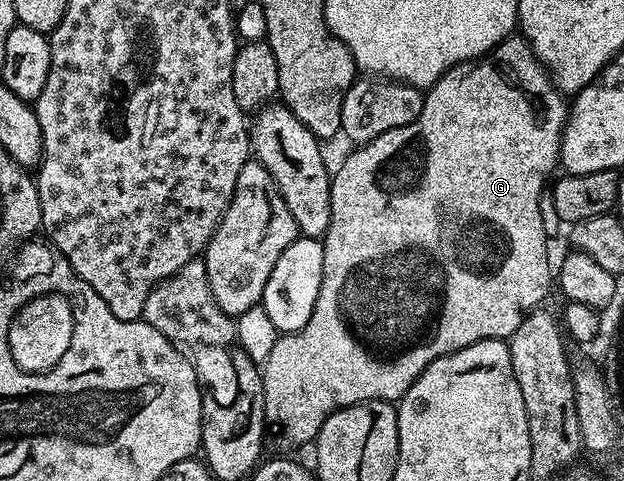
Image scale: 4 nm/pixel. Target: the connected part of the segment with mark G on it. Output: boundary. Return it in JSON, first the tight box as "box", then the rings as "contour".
{"box":[260,36,567,452],"contour":[[[510,36],[510,37],[507,37],[507,38],[504,38],[504,39],[503,39],[503,40],[502,40],[502,41],[501,41],[501,42],[500,42],[500,43],[499,43],[499,45],[497,45],[497,47],[495,47],[495,49],[494,49],[494,50],[491,50],[491,51],[489,51],[489,53],[488,53],[488,55],[487,55],[487,56],[486,56],[486,57],[483,57],[483,58],[474,58],[474,59],[473,59],[473,61],[472,61],[472,62],[461,62],[461,63],[460,63],[460,64],[458,64],[458,66],[453,66],[453,67],[452,67],[452,68],[450,68],[450,69],[449,69],[449,70],[448,70],[448,71],[447,71],[447,73],[446,73],[446,74],[445,74],[445,75],[444,75],[444,76],[443,76],[443,77],[441,77],[441,79],[439,79],[439,81],[438,81],[438,82],[437,82],[437,83],[435,83],[435,85],[433,85],[433,86],[431,86],[431,87],[428,87],[428,89],[426,89],[426,90],[425,90],[425,91],[424,91],[424,96],[425,96],[425,103],[424,103],[424,104],[423,104],[423,112],[419,112],[419,116],[418,116],[418,117],[417,117],[417,118],[416,118],[416,119],[415,119],[415,120],[411,120],[411,121],[410,121],[410,122],[409,122],[409,123],[407,123],[407,124],[406,124],[406,125],[405,125],[405,126],[400,126],[400,127],[399,127],[399,128],[391,128],[391,129],[390,129],[390,130],[388,130],[388,131],[387,131],[387,132],[383,132],[383,136],[375,136],[375,140],[371,140],[371,141],[370,141],[370,142],[367,142],[367,143],[364,143],[364,144],[361,144],[361,145],[358,145],[358,146],[357,146],[357,147],[356,147],[356,148],[353,148],[353,151],[351,151],[351,152],[350,152],[350,154],[349,154],[349,155],[347,155],[347,156],[346,156],[346,158],[345,158],[345,159],[343,159],[343,160],[342,160],[342,162],[341,162],[341,167],[339,167],[339,168],[338,168],[338,170],[336,170],[336,169],[334,169],[334,170],[333,170],[333,171],[332,171],[332,174],[331,174],[331,181],[330,181],[330,184],[329,184],[329,191],[330,191],[330,192],[331,192],[331,220],[330,220],[330,221],[329,221],[329,227],[328,227],[328,228],[327,228],[327,229],[326,229],[326,230],[325,230],[325,236],[324,236],[324,239],[323,239],[323,241],[322,241],[322,242],[321,242],[321,247],[322,247],[322,248],[323,248],[323,280],[322,280],[322,281],[321,281],[321,283],[320,283],[320,284],[319,284],[319,300],[315,300],[315,308],[314,308],[314,309],[313,309],[313,311],[312,311],[312,312],[311,312],[311,320],[307,320],[307,324],[303,324],[303,328],[299,328],[299,329],[298,329],[298,330],[296,330],[296,331],[295,331],[295,332],[291,332],[291,333],[290,333],[290,334],[281,334],[281,335],[280,335],[280,337],[278,337],[278,340],[277,340],[277,343],[276,343],[276,344],[275,344],[275,348],[271,348],[271,356],[267,356],[267,360],[266,360],[266,361],[265,361],[265,362],[264,362],[264,363],[263,363],[263,365],[262,365],[262,366],[261,366],[261,367],[260,367],[260,371],[261,371],[261,379],[262,379],[262,380],[263,380],[263,392],[264,392],[264,393],[265,393],[265,424],[266,424],[266,427],[267,427],[267,434],[268,434],[268,437],[269,437],[269,438],[270,438],[270,439],[271,439],[271,442],[272,442],[272,438],[273,438],[273,442],[274,442],[274,444],[275,444],[275,445],[277,445],[277,446],[278,446],[278,448],[279,448],[279,449],[281,449],[281,450],[278,450],[278,451],[281,451],[281,452],[293,452],[293,451],[289,451],[289,450],[293,450],[293,449],[295,449],[295,448],[296,448],[296,446],[305,446],[305,445],[307,445],[307,444],[308,444],[308,442],[309,442],[309,445],[310,445],[310,443],[312,443],[312,442],[313,442],[313,441],[314,441],[314,439],[316,439],[316,436],[317,436],[317,433],[318,433],[318,432],[319,432],[319,428],[323,428],[323,424],[324,424],[324,423],[325,423],[325,421],[326,421],[326,420],[327,420],[327,416],[331,416],[331,415],[332,415],[332,414],[333,414],[333,412],[334,412],[334,410],[341,410],[341,409],[342,409],[342,408],[343,408],[343,407],[345,407],[345,406],[354,406],[354,405],[355,405],[355,404],[359,404],[359,403],[360,403],[360,402],[372,402],[372,401],[374,401],[374,402],[392,402],[392,403],[396,403],[396,402],[397,402],[397,401],[398,401],[398,400],[400,400],[400,398],[401,398],[401,397],[403,397],[403,395],[405,395],[405,393],[406,393],[406,392],[407,392],[407,388],[411,388],[411,384],[415,384],[415,380],[416,380],[416,379],[417,379],[417,378],[418,378],[418,376],[420,376],[420,374],[422,374],[422,373],[423,373],[423,371],[424,371],[424,370],[426,370],[426,368],[428,368],[428,366],[430,366],[430,364],[432,364],[432,362],[434,362],[434,361],[435,361],[435,360],[439,360],[439,359],[440,359],[440,358],[442,358],[442,357],[443,357],[443,356],[447,356],[447,355],[448,355],[448,354],[450,354],[450,353],[451,353],[451,352],[455,352],[455,351],[456,351],[456,350],[458,350],[458,349],[459,349],[459,348],[467,348],[467,347],[468,347],[468,346],[470,346],[470,345],[471,345],[471,344],[475,344],[475,343],[476,343],[476,342],[478,342],[478,341],[479,341],[479,340],[487,340],[487,339],[488,339],[488,338],[499,338],[499,339],[502,339],[502,340],[508,340],[508,339],[510,339],[510,338],[512,338],[512,337],[513,337],[513,334],[514,334],[514,332],[515,332],[515,331],[517,331],[517,329],[518,329],[518,328],[519,328],[519,324],[523,324],[523,320],[524,320],[524,319],[525,319],[525,316],[526,316],[526,314],[530,314],[530,313],[531,313],[531,311],[532,311],[532,310],[535,310],[535,309],[538,309],[538,307],[540,307],[540,306],[541,306],[541,305],[542,305],[542,303],[544,303],[544,302],[541,302],[541,301],[543,301],[543,300],[544,300],[544,298],[545,298],[545,297],[547,297],[547,296],[548,296],[548,294],[549,294],[549,285],[550,285],[550,286],[551,286],[551,287],[552,287],[552,286],[553,286],[553,285],[554,285],[554,282],[555,282],[555,274],[554,274],[554,271],[553,271],[553,270],[552,270],[552,269],[551,269],[551,266],[550,266],[550,270],[549,270],[549,238],[550,238],[550,235],[549,235],[549,234],[548,234],[548,233],[547,233],[547,231],[546,231],[546,228],[545,228],[545,225],[544,225],[544,224],[543,224],[543,216],[542,216],[542,215],[541,215],[541,213],[540,213],[540,212],[539,212],[539,200],[540,200],[540,199],[541,199],[541,194],[542,194],[542,193],[543,193],[543,192],[544,192],[544,191],[545,191],[545,189],[547,189],[547,182],[545,182],[545,177],[547,177],[547,176],[548,176],[548,174],[549,174],[549,173],[551,173],[551,172],[552,172],[552,170],[553,170],[553,169],[555,169],[555,168],[556,168],[556,169],[558,169],[558,166],[559,166],[559,159],[560,159],[560,156],[561,156],[561,132],[562,132],[562,130],[564,130],[564,128],[565,128],[565,120],[566,120],[566,117],[567,117],[567,102],[564,102],[564,100],[565,100],[565,101],[566,101],[566,99],[565,99],[565,98],[564,98],[564,97],[563,97],[563,94],[562,94],[562,91],[560,91],[560,90],[558,90],[558,89],[557,89],[557,87],[556,87],[556,86],[554,86],[554,85],[553,85],[553,79],[552,79],[552,78],[550,78],[550,77],[549,77],[549,75],[548,75],[548,73],[547,73],[547,71],[546,71],[546,69],[545,69],[545,67],[544,67],[544,66],[542,66],[542,65],[541,65],[541,63],[540,63],[540,62],[538,62],[538,61],[537,61],[537,59],[536,59],[536,58],[534,58],[534,57],[533,57],[533,49],[532,49],[532,48],[531,48],[531,47],[530,47],[530,46],[529,46],[529,44],[528,44],[528,42],[526,42],[526,41],[525,41],[525,39],[524,39],[524,37],[521,37],[521,36]]]}

